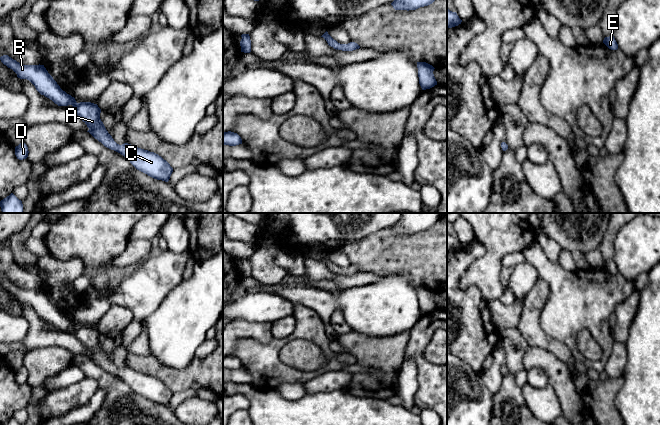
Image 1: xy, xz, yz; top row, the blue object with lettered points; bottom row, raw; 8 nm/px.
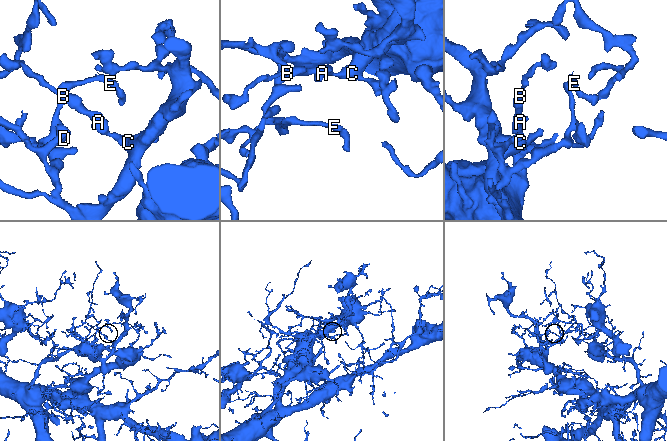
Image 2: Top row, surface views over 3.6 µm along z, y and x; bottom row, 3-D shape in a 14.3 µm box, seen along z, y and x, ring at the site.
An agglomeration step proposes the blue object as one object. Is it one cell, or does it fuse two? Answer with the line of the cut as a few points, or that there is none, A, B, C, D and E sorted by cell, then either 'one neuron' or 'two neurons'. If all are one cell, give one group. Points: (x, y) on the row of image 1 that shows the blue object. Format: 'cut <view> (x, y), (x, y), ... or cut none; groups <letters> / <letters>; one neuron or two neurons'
cut none; groups A B C D E; one neuron

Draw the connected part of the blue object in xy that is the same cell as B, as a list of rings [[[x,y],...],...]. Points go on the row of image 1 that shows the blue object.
[[[8,55],[0,57],[1,62],[12,69],[20,79],[29,80],[36,90],[58,106],[72,105],[80,119],[87,125],[89,132],[105,147],[123,155],[137,170],[148,176],[168,182],[173,172],[170,164],[154,152],[135,147],[131,144],[117,144],[106,130],[100,119],[101,109],[91,102],[77,103],[75,98],[63,91],[44,65],[23,65]]]

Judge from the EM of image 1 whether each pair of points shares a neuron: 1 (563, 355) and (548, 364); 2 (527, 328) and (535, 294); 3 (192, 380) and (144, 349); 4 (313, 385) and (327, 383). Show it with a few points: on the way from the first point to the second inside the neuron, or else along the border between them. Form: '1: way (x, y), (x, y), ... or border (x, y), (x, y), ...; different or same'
1: border (537, 347), (551, 352), (565, 363); different
2: way (529, 320), (534, 302); same
3: border (128, 352), (148, 355); different
4: way (316, 385), (324, 383); same

